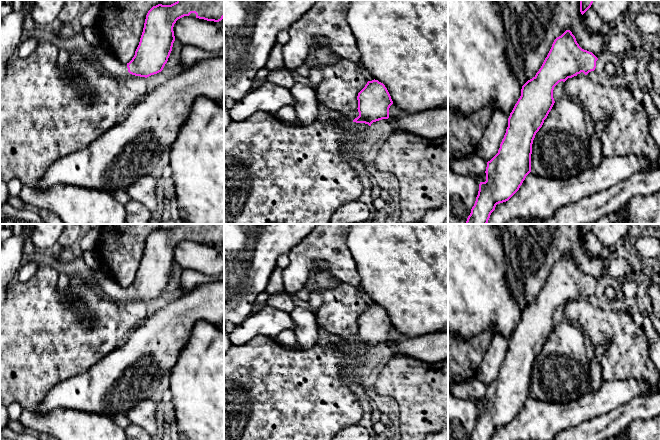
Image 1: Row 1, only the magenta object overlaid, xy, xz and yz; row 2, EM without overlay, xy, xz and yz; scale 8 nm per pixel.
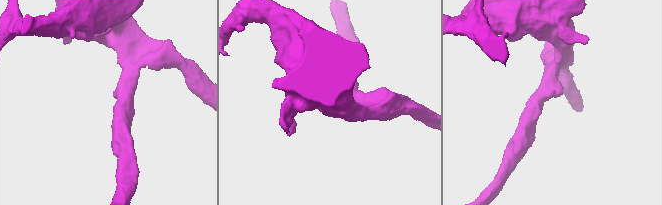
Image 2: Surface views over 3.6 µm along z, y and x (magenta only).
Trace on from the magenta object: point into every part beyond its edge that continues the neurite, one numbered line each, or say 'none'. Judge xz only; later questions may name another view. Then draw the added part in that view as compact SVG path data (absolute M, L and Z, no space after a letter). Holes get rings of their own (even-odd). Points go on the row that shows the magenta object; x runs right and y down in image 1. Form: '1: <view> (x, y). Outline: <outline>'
1: xz (335, 117). Outline: M330 110L329 116L330 116L330 120L329 121L331 121L332 123L334 123L336 125L339 125L340 126L340 125L344 125L344 124L347 124L347 125L354 124L355 126L358 126L358 123L353 122L352 120L343 117L337 111Z

